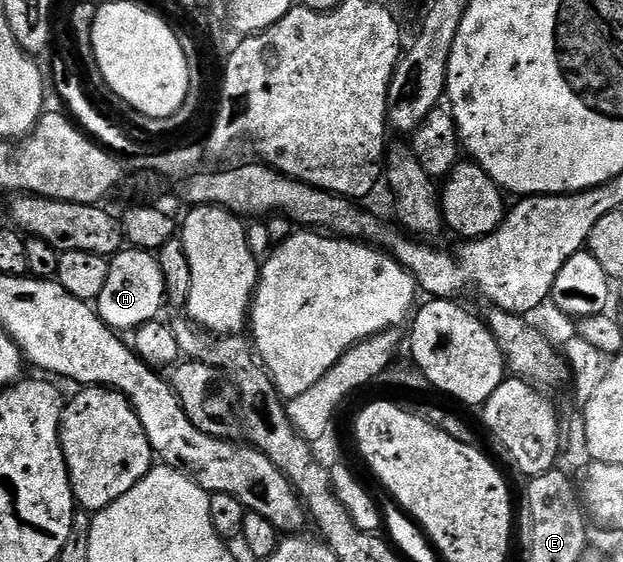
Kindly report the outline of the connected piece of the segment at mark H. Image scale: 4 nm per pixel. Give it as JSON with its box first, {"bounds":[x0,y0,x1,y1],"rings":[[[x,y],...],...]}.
{"bounds":[96,247,166,335],"rings":[[[123,247],[109,258],[108,279],[100,291],[96,308],[98,318],[110,329],[126,335],[144,323],[159,320],[166,302],[163,272],[157,256],[148,249]]]}

